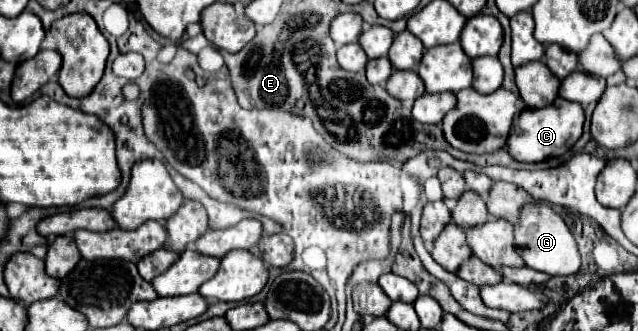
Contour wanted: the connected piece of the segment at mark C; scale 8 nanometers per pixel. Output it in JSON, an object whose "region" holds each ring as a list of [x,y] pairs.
{"region":[[[557,97],[557,101],[545,109],[523,109],[517,115],[511,135],[507,139],[509,153],[513,155],[515,161],[523,163],[541,163],[547,157],[559,157],[567,153],[581,137],[583,121],[585,121],[583,107],[573,101],[563,101],[561,97]]]}

